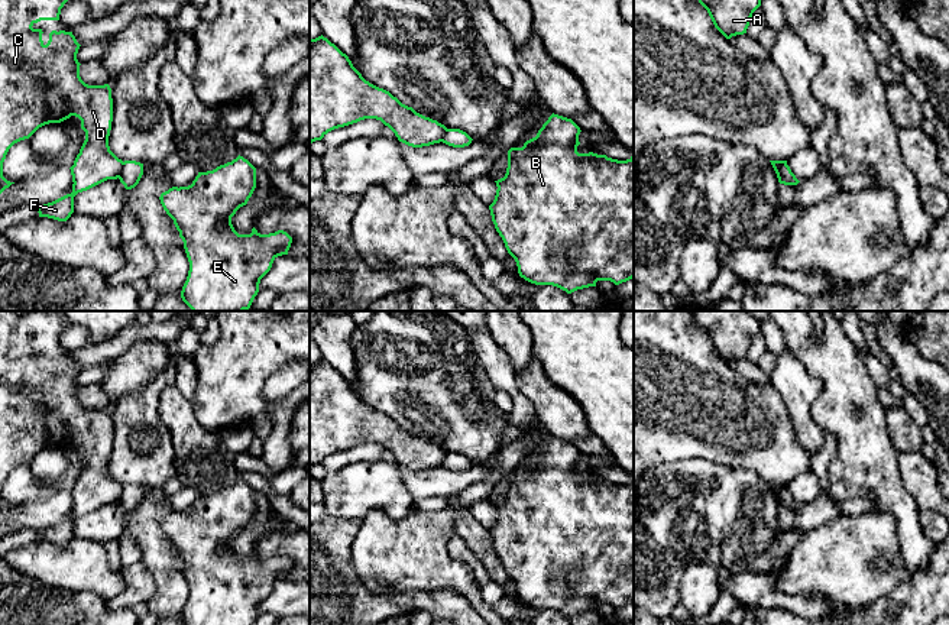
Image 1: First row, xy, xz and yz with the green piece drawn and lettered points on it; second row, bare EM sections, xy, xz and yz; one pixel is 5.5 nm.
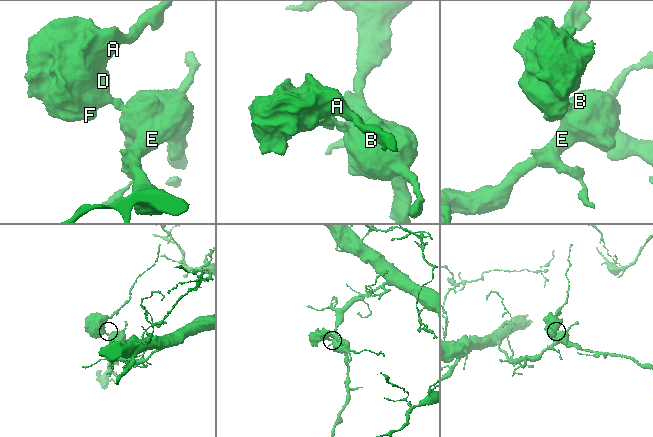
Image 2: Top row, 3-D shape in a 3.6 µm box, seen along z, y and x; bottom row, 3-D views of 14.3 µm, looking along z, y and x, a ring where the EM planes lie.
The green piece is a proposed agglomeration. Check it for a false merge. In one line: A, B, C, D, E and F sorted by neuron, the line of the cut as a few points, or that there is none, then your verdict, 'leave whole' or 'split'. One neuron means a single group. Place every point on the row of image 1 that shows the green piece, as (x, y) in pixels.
A C D F / B E; cut in xy along (123, 162), (117, 177); split

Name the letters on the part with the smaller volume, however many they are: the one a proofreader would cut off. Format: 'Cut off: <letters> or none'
Cut off: A, C, D, F

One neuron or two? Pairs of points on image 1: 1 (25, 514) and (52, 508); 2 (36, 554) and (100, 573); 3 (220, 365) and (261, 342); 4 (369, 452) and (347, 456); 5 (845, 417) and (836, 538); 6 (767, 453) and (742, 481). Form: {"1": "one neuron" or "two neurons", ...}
{"1": "one neuron", "2": "one neuron", "3": "one neuron", "4": "one neuron", "5": "two neurons", "6": "two neurons"}

